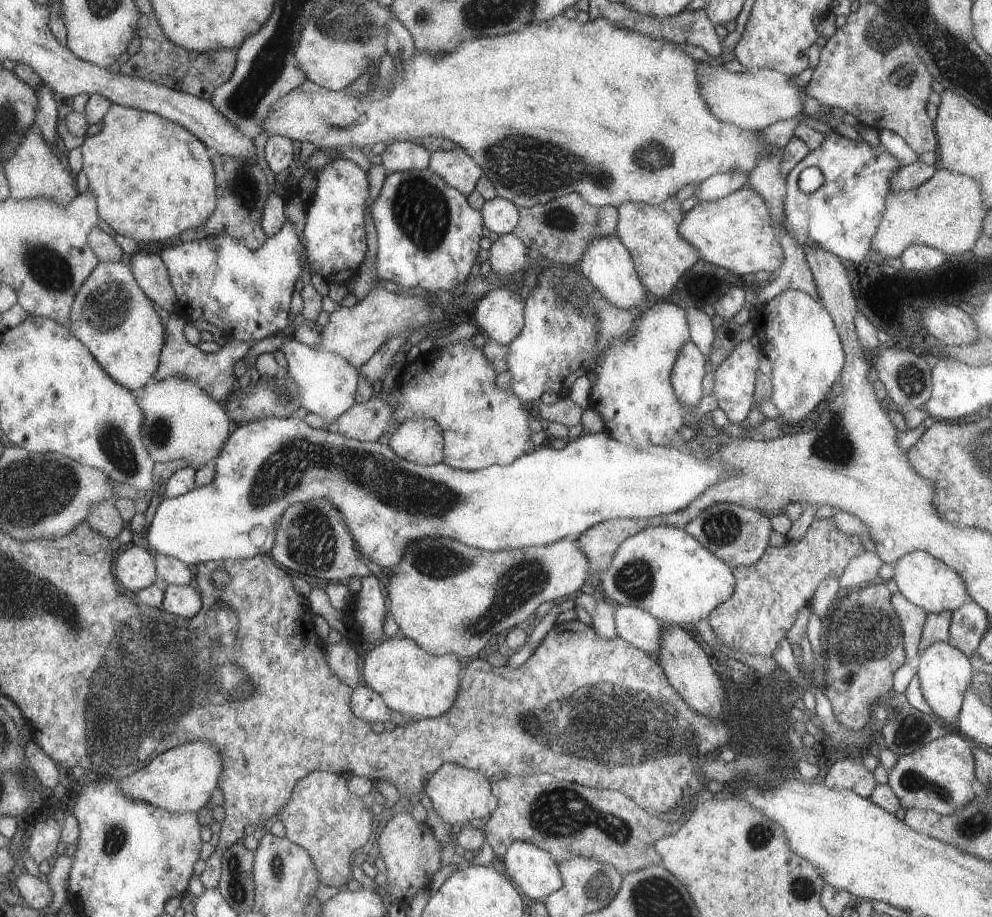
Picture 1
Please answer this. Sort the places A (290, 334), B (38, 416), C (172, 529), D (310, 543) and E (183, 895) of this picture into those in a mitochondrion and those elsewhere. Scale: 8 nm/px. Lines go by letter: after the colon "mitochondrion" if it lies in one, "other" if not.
A: other
B: other
C: other
D: mitochondrion
E: other

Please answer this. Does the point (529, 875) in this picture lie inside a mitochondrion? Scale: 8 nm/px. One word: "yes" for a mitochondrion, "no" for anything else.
no

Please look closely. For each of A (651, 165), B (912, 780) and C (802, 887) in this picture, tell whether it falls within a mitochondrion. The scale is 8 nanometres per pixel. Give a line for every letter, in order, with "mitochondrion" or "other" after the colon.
A: mitochondrion
B: mitochondrion
C: mitochondrion

